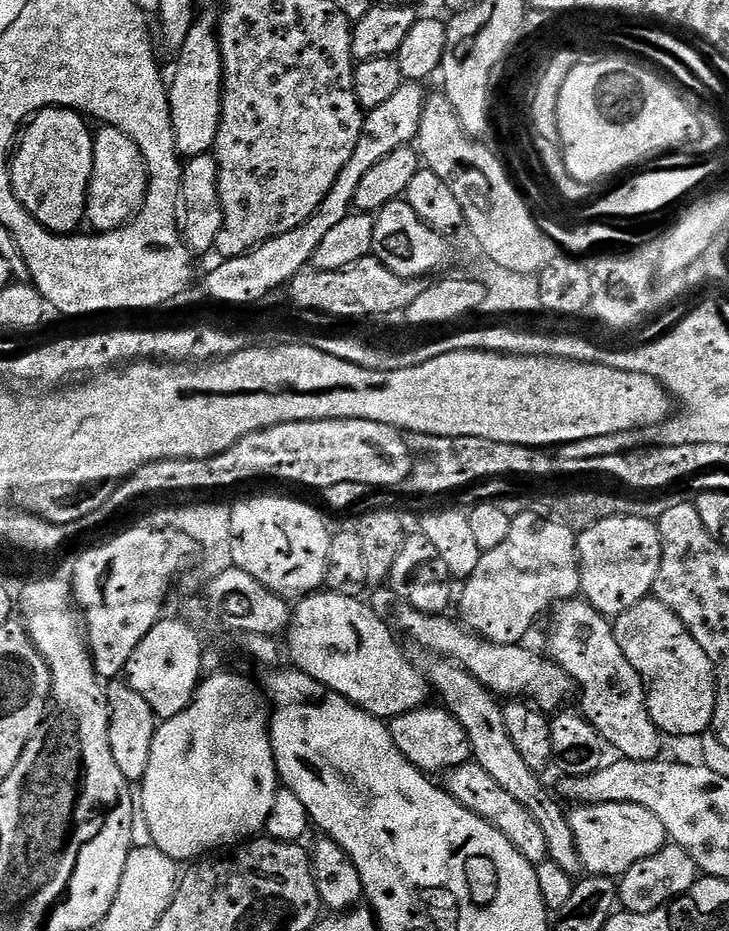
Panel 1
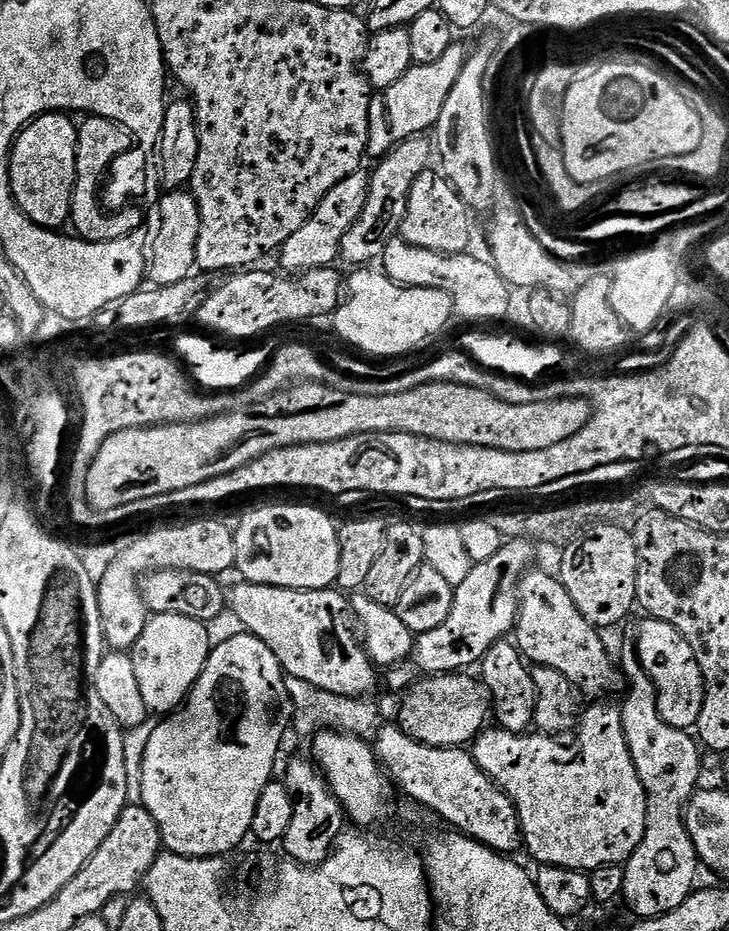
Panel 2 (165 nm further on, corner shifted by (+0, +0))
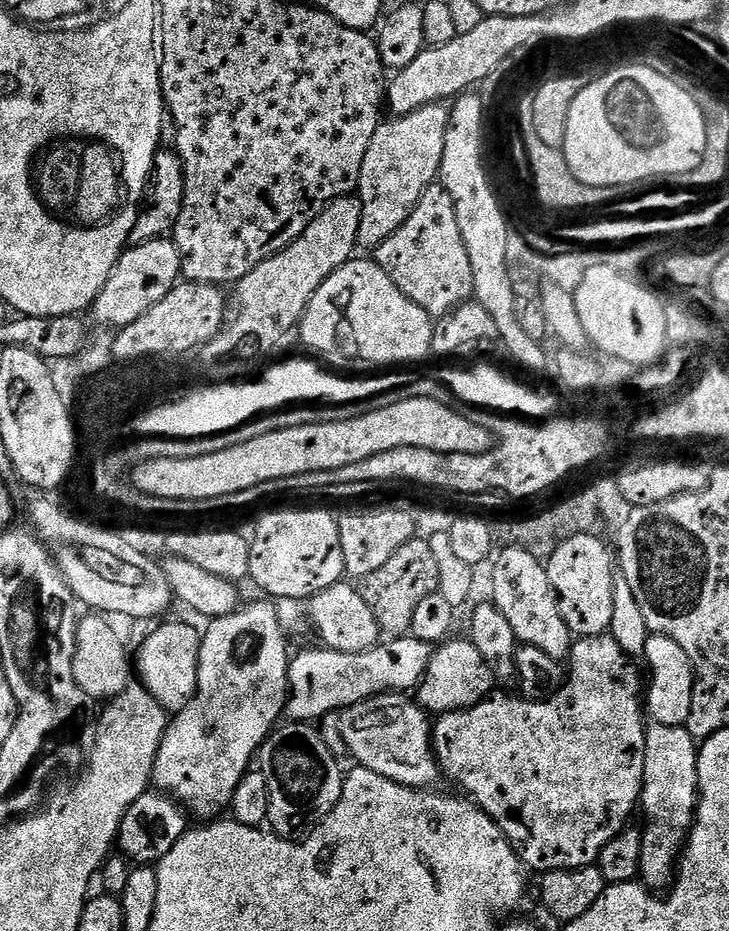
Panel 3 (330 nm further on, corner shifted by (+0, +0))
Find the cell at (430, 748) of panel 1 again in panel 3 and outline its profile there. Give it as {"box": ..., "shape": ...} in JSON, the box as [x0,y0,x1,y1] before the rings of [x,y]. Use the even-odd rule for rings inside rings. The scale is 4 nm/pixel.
{"box":[418,638,494,714],"shape":[[[452,638],[441,643],[433,651],[428,663],[428,669],[424,671],[424,676],[420,680],[418,703],[429,714],[461,712],[463,708],[472,708],[475,704],[480,704],[493,695],[494,688],[492,688],[492,684],[494,685],[494,677],[490,666],[486,666],[486,662],[482,662],[482,654],[478,654],[478,646],[474,646],[471,639],[468,638],[463,638],[464,640],[456,639]]]}

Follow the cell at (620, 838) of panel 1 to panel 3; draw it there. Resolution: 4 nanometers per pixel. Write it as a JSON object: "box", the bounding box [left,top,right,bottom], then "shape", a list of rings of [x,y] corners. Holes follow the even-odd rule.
{"box":[434,634,646,874],"shape":[[[610,634],[586,636],[577,639],[566,661],[566,679],[555,694],[547,698],[521,698],[493,694],[472,708],[461,712],[446,712],[434,724],[436,759],[445,777],[465,788],[467,795],[502,830],[502,834],[515,847],[520,860],[533,873],[543,874],[559,868],[590,868],[602,854],[606,842],[610,842],[623,828],[629,827],[632,811],[637,811],[640,792],[644,789],[644,763],[646,762],[646,684],[640,681],[640,672],[624,653],[622,646],[614,642]]]}

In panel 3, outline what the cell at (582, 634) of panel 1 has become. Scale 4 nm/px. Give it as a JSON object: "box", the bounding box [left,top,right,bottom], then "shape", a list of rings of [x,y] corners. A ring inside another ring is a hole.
{"box":[490,548,574,661],"shape":[[[500,548],[495,560],[491,565],[493,568],[490,600],[498,606],[498,610],[502,610],[502,614],[506,614],[517,641],[521,645],[529,644],[550,654],[550,658],[567,661],[574,637],[560,613],[560,603],[552,591],[547,567],[538,558],[534,558],[534,554],[526,554],[526,550],[521,548]]]}

